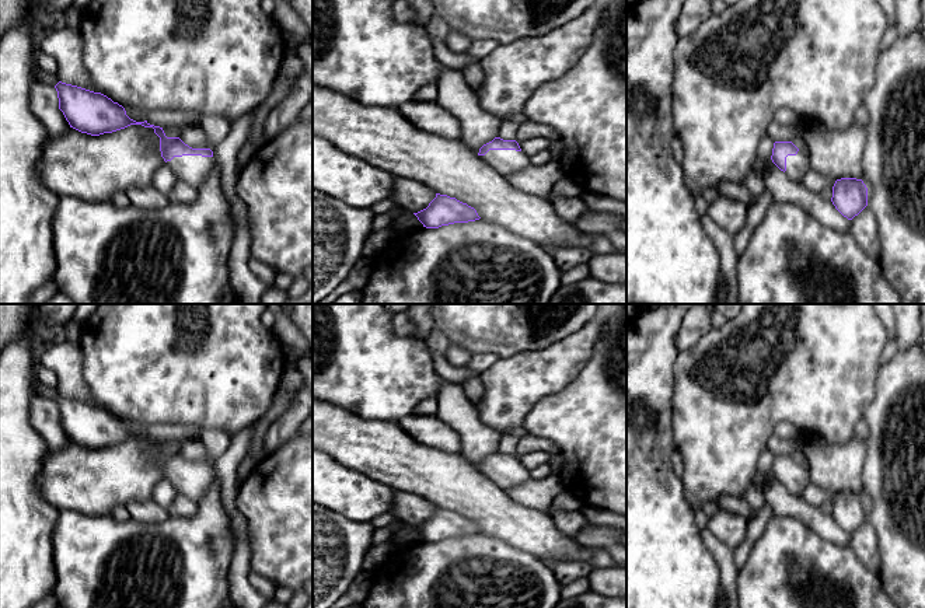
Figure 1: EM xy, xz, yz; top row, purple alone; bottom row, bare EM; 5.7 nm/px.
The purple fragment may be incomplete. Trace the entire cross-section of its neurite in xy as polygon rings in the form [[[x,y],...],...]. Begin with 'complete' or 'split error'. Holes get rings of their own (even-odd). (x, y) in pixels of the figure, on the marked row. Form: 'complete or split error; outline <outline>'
split error; outline [[[62,81],[55,88],[59,109],[70,127],[91,136],[112,133],[130,125],[153,127],[160,137],[161,157],[179,179],[199,191],[212,172],[214,158],[210,148],[192,148],[179,137],[167,137],[160,126],[150,125],[147,120],[136,122],[130,119],[122,105],[101,92]]]

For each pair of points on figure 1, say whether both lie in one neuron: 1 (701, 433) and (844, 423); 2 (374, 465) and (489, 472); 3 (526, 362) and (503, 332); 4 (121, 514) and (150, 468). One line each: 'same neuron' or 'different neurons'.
1: same neuron
2: different neurons
3: different neurons
4: different neurons

